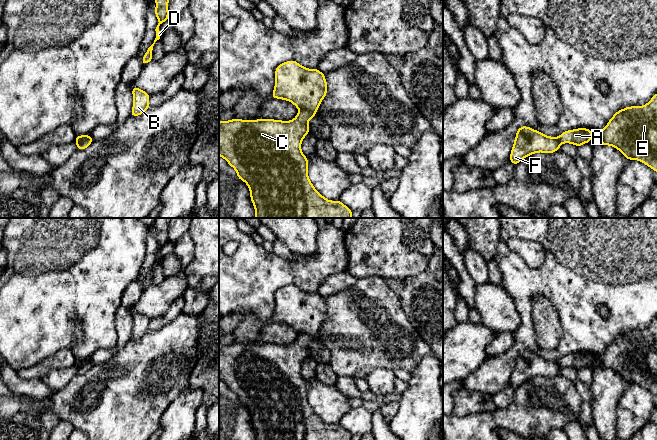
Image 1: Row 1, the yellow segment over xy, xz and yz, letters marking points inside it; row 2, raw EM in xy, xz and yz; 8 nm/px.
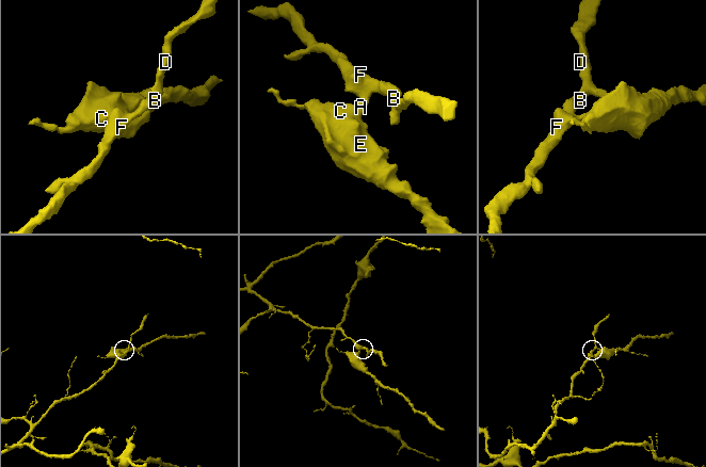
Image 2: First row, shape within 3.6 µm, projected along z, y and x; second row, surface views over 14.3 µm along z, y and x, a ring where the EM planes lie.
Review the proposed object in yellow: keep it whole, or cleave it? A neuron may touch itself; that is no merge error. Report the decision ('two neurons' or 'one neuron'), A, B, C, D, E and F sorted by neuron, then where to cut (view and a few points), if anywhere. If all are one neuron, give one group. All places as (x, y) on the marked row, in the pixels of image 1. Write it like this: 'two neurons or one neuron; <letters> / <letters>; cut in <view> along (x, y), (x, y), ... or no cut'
two neurons; A C E / B D F; cut in xy along (90, 136), (75, 141)

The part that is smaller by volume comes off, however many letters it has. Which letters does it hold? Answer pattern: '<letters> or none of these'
A, C, E

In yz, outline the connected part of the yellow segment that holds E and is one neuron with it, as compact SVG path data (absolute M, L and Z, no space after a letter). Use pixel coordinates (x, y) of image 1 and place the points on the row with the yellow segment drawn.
M657 93L644 106L616 112L598 134L601 145L613 146L628 160L638 160L657 172Z

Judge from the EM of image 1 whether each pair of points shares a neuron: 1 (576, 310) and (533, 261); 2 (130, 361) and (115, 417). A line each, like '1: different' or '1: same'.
1: different
2: same

